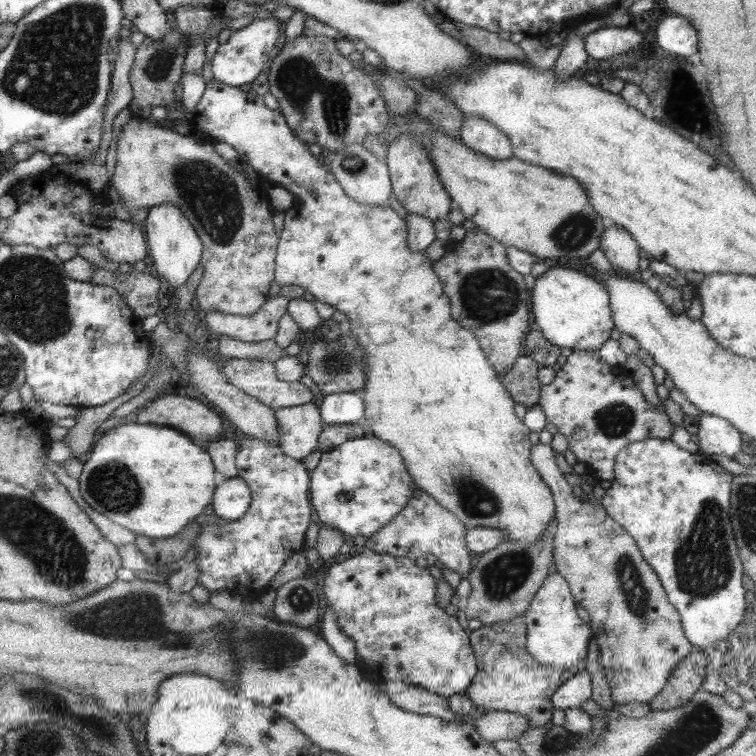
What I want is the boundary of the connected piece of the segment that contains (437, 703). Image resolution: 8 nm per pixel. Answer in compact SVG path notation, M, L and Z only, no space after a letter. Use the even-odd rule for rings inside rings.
M386 682L383 688L390 700L406 712L441 717L442 720L454 721L457 716L449 707L449 699L440 695L415 687L406 686L402 682Z

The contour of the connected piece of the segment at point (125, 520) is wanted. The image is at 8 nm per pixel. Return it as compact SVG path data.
M123 424L110 427L91 448L79 477L82 498L96 512L136 535L168 538L180 534L196 516L212 502L216 482L213 458L192 438L182 436L176 429L151 424Z

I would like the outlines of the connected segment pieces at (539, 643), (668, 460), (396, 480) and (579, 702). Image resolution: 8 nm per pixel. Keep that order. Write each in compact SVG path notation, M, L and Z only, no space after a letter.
M557 572L548 575L534 595L534 600L523 618L528 625L528 650L533 656L538 656L542 664L561 664L564 669L570 669L586 660L584 658L589 650L592 630L589 624L578 616L576 604L566 579Z
M651 438L639 440L625 446L620 454L616 458L616 474L611 481L611 486L606 489L606 492L600 501L600 504L605 508L605 512L609 513L610 517L613 517L618 524L623 525L630 536L637 541L638 548L641 549L643 559L655 570L668 595L670 604L676 608L676 611L681 616L681 623L684 625L685 636L694 648L702 651L707 651L716 647L716 645L730 634L737 631L745 619L746 613L746 595L748 594L744 590L744 584L742 584L742 576L744 576L744 569L742 561L738 554L738 548L736 548L736 542L734 542L734 536L732 536L732 526L730 526L730 518L728 518L728 508L730 508L730 483L732 475L726 472L721 466L718 466L710 455L692 454L682 450L677 444L671 441L671 439Z
M364 436L349 440L330 452L322 453L318 465L312 471L311 482L309 496L317 520L354 538L370 537L389 523L413 498L413 484L416 480L408 471L405 459L398 448L394 448L389 441L380 440L376 436L373 438Z
M587 672L576 673L554 692L553 706L564 711L568 708L582 708L591 696L592 682L589 674Z

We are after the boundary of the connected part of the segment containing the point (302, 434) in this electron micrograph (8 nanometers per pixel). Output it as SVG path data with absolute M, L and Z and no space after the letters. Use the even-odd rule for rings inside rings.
M314 404L278 409L275 415L280 431L278 446L286 456L302 461L316 450L322 422Z

